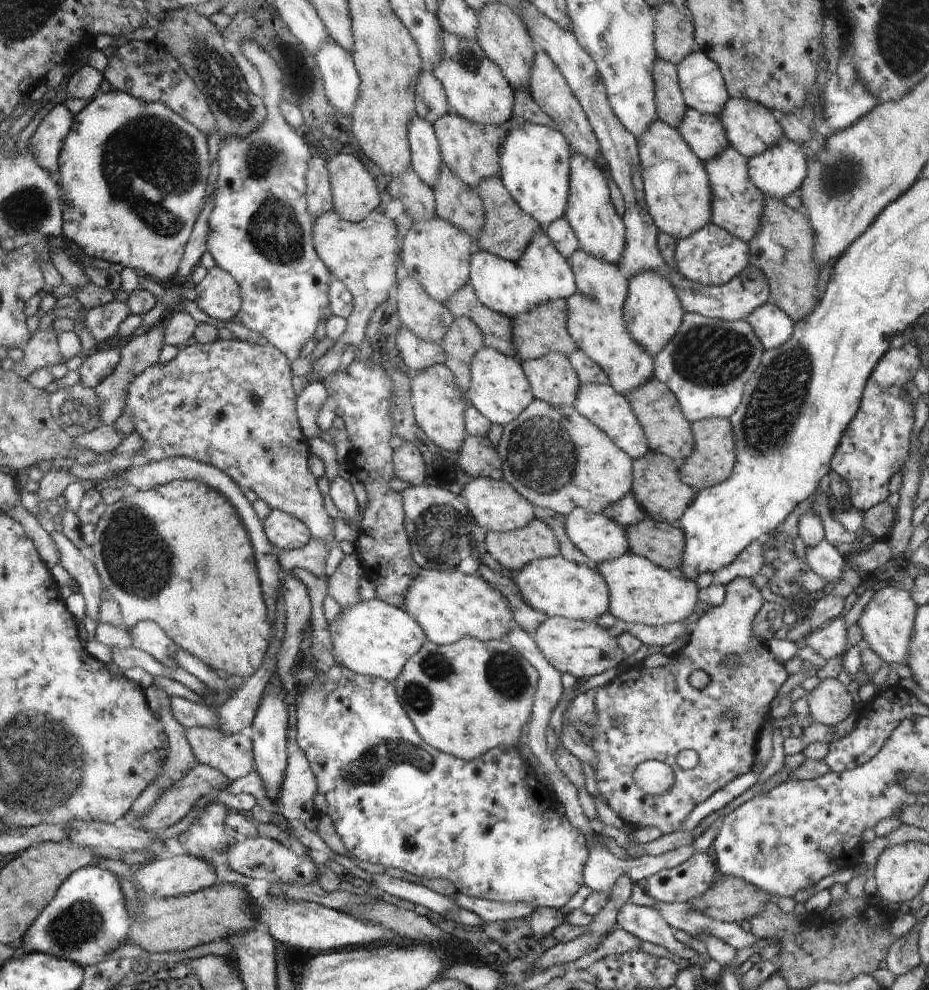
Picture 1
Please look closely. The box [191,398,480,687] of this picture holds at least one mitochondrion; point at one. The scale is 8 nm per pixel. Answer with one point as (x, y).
(444, 533)

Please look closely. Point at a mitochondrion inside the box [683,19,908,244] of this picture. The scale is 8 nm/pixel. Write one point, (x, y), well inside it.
(842, 175)

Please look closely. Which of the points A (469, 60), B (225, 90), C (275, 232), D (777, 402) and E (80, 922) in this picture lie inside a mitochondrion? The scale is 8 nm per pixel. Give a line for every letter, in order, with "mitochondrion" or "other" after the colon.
A: mitochondrion
B: mitochondrion
C: mitochondrion
D: mitochondrion
E: mitochondrion

